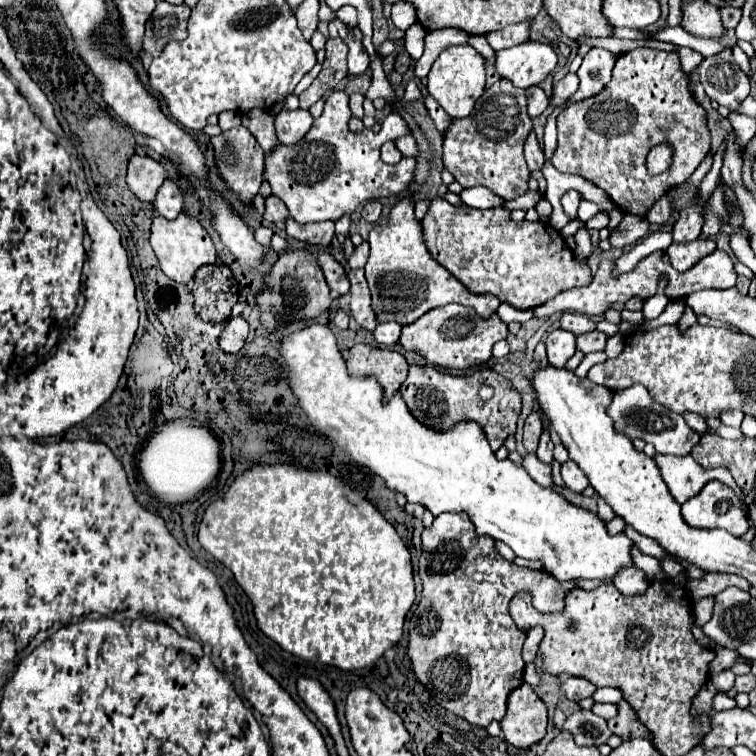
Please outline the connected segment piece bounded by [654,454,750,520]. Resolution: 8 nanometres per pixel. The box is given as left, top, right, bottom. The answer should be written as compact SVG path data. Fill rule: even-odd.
M656 454L654 462L660 468L662 480L666 482L666 486L668 486L670 494L676 498L676 502L680 502L680 504L686 502L688 498L698 494L706 482L710 482L714 478L714 480L720 480L732 488L741 500L747 519L750 520L749 510L744 502L744 494L740 492L739 486L728 470L724 470L724 468L704 470L704 468L700 468L700 464L694 462L692 456L680 456L678 458L678 456Z

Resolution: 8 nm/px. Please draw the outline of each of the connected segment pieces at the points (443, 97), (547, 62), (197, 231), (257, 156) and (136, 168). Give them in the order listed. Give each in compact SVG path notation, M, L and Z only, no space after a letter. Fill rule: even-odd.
M470 44L446 48L436 58L428 74L428 94L436 98L436 102L446 110L450 118L466 118L472 112L474 102L484 92L484 86L486 86L484 58Z
M526 40L518 46L496 52L496 70L518 88L540 84L558 64L558 54L550 44Z
M184 212L176 220L164 220L162 216L156 216L152 220L150 244L158 256L162 272L182 284L190 282L200 266L216 262L216 250L214 250L214 244L208 236L208 232L200 226L200 222L196 218L192 218Z
M236 126L232 130L226 130L218 136L212 138L214 144L214 154L216 154L216 162L218 162L218 170L220 176L226 180L228 188L234 190L244 202L252 202L254 196L258 194L260 182L264 180L264 150L260 150L260 144L256 142L256 138L252 138L252 132L244 126Z
M134 154L128 162L128 176L126 182L130 190L136 194L136 198L144 202L154 202L156 190L166 178L166 170L160 162L152 160L150 156L138 156Z

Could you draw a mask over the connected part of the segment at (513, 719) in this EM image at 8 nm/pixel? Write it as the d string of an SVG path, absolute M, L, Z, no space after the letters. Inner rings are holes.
M524 682L510 694L506 716L500 720L504 740L516 748L528 748L546 736L548 710L534 688Z

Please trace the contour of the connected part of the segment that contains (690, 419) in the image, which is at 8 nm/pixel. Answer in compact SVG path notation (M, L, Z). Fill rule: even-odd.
M684 414L684 418L686 418L686 422L692 426L692 430L696 430L698 434L704 434L704 432L708 430L708 424L706 424L704 418L700 418L700 416L696 416L696 414Z

